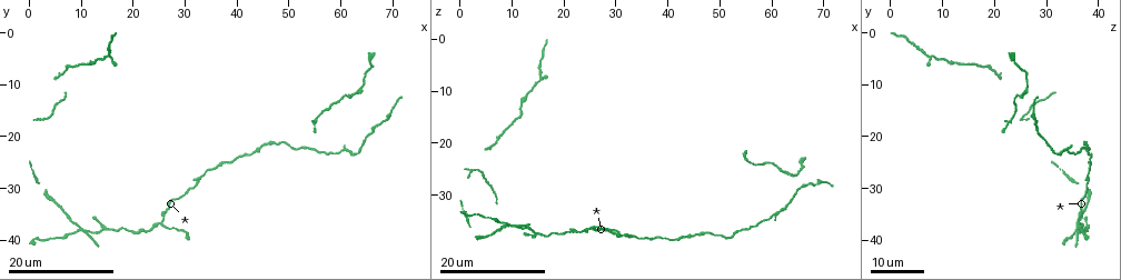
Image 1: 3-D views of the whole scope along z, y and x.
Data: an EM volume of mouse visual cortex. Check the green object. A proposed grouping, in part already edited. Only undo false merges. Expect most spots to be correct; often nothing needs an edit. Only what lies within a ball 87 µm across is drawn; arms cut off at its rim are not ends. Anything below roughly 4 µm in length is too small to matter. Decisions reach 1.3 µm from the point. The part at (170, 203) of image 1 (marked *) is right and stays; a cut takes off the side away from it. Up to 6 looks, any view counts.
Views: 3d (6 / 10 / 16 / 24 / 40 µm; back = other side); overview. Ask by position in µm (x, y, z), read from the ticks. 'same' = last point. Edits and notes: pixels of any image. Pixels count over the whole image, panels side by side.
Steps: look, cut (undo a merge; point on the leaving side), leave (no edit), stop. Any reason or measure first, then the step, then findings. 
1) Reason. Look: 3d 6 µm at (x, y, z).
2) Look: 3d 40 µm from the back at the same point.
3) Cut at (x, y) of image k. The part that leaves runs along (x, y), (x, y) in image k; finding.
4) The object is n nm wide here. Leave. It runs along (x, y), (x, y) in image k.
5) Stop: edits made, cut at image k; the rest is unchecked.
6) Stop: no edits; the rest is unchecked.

Three-way junction. Look: 3d 24 µm at (25.0, 37.0, 36.5).

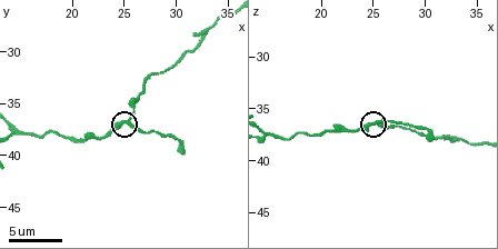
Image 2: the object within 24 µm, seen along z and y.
Look: 3d 10 µm at (25.2, 37.0, 36.4).

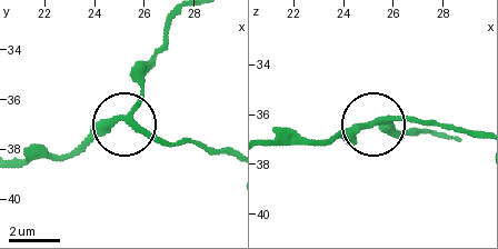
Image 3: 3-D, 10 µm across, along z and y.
The side arm is 7 µm long. Leave. One cell here.

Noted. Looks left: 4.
Look: 3d 24 µm at (15.5, 4.0, 7.0).

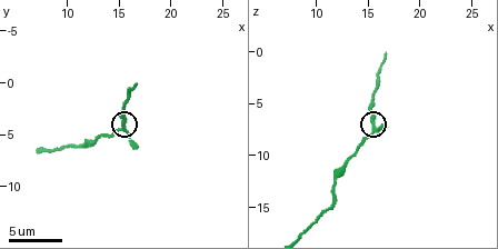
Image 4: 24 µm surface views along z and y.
Look: 3d 6 µm at (15.4, 4.4, 6.6).

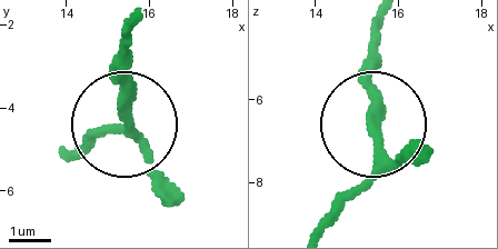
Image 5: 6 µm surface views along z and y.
Leave. It runs along (69, 153), (122, 132), (122, 19) in image 5; one cell here.

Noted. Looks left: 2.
Thin arm on a thick one. Look: 3d 16 µm at (10.0, 37.5, 35.5).

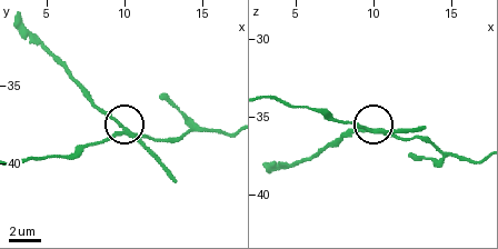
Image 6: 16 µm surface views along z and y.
Look: 3d 10 µm at the same point.

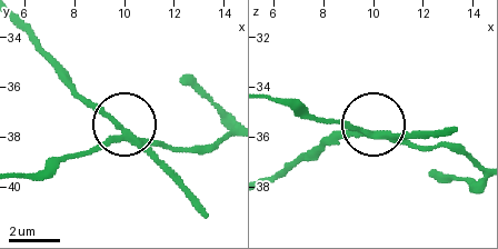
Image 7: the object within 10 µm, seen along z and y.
The side arm is 12 µm long; 3 arms meet here. Cut at (106, 113) of image 7. Two cells meet here.

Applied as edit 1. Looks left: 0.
Stop: edits made, cut at image 7; the rest is unchecked.

